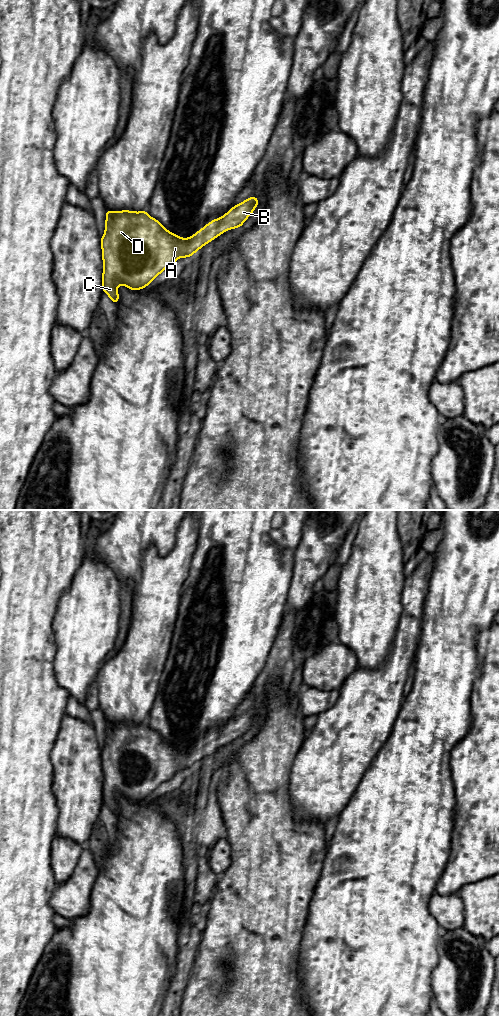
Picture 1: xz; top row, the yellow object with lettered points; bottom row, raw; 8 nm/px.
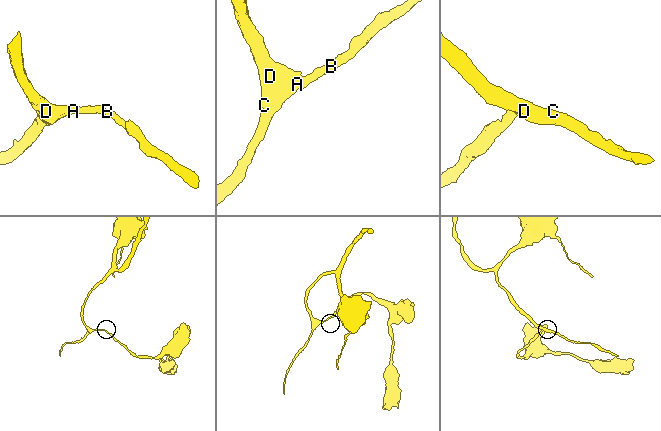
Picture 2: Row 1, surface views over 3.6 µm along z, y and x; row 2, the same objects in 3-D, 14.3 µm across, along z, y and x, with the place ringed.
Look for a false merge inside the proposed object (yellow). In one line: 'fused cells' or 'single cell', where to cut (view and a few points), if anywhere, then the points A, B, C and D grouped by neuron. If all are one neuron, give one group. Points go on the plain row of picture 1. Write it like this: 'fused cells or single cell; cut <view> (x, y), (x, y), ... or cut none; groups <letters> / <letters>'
single cell; cut none; groups A B C D

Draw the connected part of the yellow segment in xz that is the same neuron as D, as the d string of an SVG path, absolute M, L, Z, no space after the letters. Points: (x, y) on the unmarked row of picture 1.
M251 708L242 715L235 717L224 728L206 736L204 740L187 751L167 743L158 732L150 729L146 722L142 724L127 722L112 724L106 721L105 745L100 751L104 776L103 804L117 817L119 813L118 796L134 803L148 798L154 790L170 779L177 771L189 770L228 741L241 739L258 716L258 710Z

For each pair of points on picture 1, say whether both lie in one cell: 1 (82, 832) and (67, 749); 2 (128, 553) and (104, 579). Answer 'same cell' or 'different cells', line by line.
1: same cell
2: different cells

